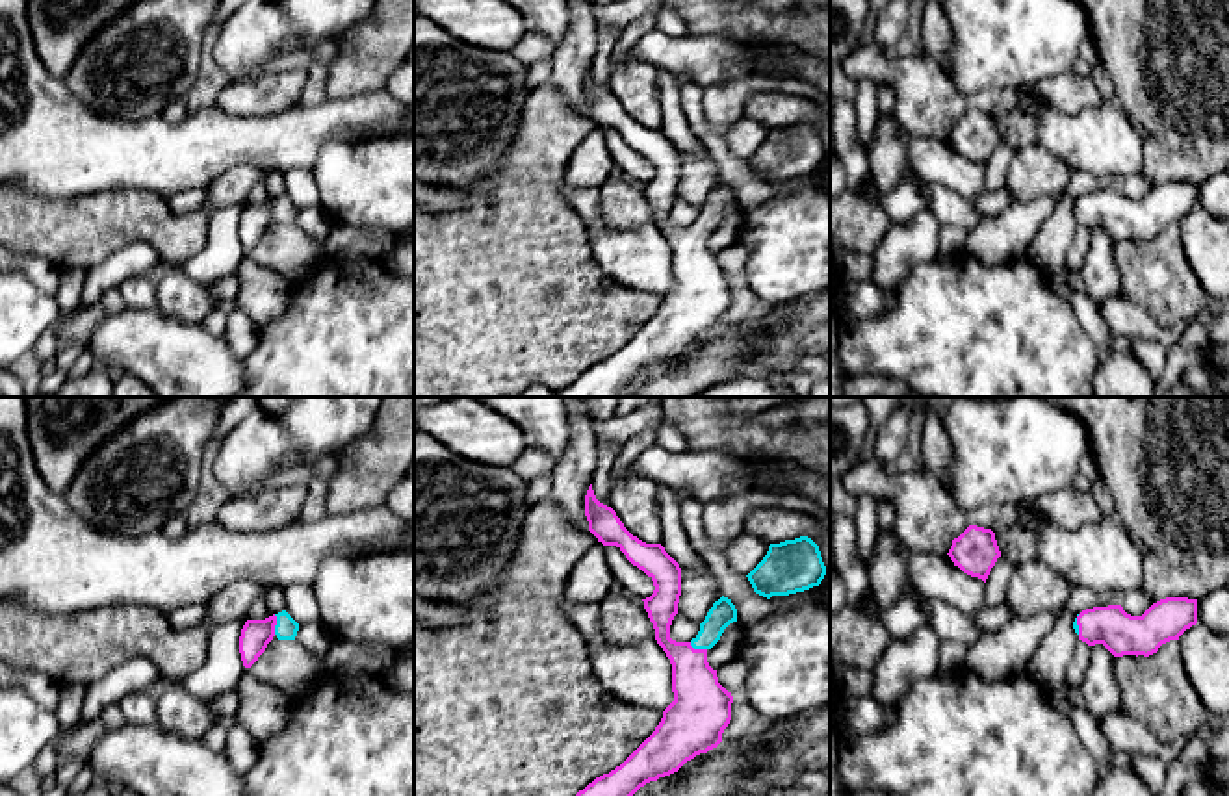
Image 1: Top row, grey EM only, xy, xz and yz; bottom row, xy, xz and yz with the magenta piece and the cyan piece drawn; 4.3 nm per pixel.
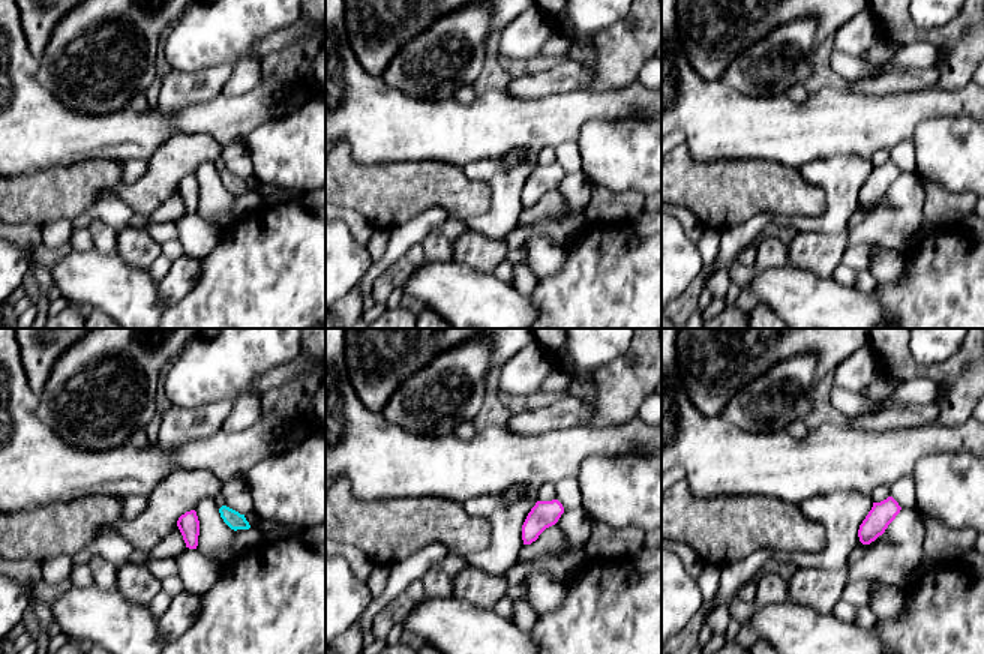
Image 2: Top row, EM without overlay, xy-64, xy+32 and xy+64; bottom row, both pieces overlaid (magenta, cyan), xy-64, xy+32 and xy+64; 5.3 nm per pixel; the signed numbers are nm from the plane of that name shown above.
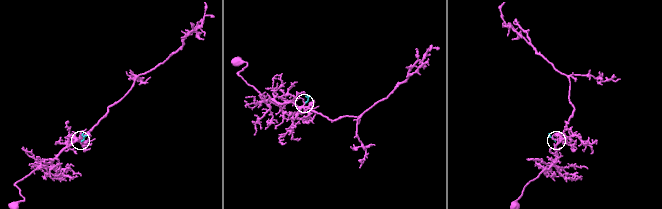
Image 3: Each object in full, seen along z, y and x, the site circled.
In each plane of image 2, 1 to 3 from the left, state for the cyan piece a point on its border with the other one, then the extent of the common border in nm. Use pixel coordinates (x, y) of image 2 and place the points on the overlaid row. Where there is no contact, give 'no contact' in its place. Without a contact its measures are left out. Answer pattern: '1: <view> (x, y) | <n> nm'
1: no contact
2: no contact
3: no contact

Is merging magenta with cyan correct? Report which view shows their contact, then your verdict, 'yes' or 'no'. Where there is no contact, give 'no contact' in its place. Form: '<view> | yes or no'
xy | yes

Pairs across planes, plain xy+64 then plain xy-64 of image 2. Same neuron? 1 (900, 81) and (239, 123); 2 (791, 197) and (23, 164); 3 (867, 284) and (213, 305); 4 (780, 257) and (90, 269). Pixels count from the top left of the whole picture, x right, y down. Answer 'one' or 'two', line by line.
1: two
2: two
3: two
4: two

